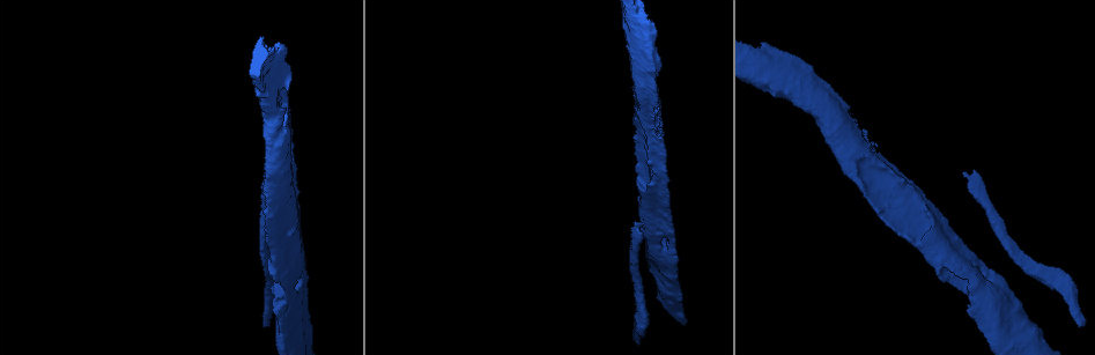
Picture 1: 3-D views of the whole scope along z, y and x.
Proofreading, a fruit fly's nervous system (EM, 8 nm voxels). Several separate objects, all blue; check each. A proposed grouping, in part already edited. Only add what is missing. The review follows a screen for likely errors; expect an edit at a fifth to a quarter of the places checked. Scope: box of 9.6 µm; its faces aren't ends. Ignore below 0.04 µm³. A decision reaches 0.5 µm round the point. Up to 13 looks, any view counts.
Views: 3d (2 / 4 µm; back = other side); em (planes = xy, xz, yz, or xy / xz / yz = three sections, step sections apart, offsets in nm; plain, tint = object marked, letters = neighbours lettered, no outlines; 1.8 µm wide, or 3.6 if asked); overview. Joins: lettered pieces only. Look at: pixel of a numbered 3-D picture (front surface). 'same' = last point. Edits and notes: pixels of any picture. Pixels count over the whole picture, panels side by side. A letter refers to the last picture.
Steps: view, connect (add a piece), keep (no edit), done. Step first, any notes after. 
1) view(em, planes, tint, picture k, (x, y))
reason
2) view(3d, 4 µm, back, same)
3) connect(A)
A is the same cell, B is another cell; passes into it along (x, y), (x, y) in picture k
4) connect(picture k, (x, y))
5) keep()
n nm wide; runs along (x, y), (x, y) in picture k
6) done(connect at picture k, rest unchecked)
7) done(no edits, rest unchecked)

view(em, planes, letters, picture 1, (1081, 326))

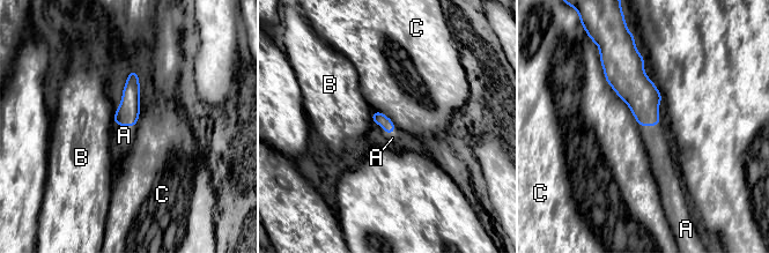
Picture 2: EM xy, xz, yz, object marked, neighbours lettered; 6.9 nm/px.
connect(A)
A is the same cell, B and C are other cells; it goes on there

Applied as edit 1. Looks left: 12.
view(overview)

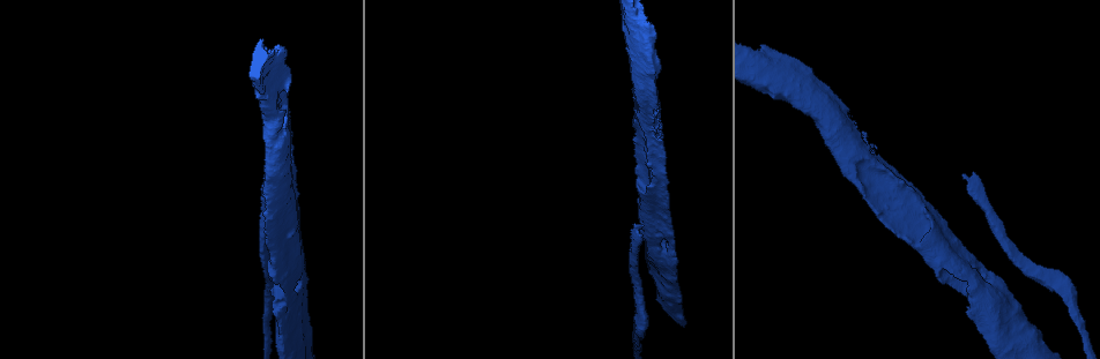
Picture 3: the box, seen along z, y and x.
view(3d, 4 µm, picture 3, (673, 249))
closes a loop

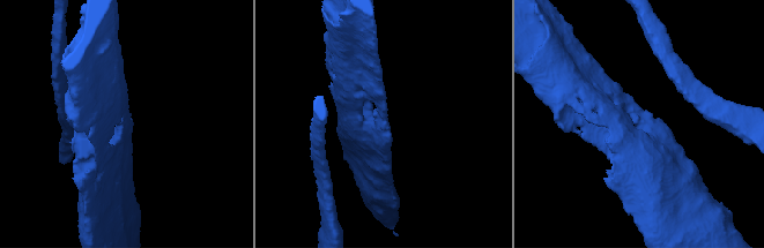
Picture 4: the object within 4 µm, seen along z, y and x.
view(em, xz, step 8, tint, picture 4, (643, 114))
need the tissue

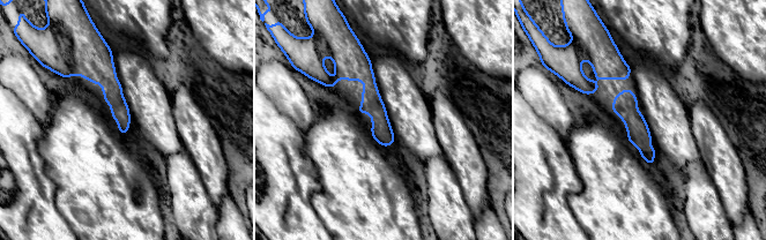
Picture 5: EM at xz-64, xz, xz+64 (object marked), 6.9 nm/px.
view(em, planes, letters, same)
another direction

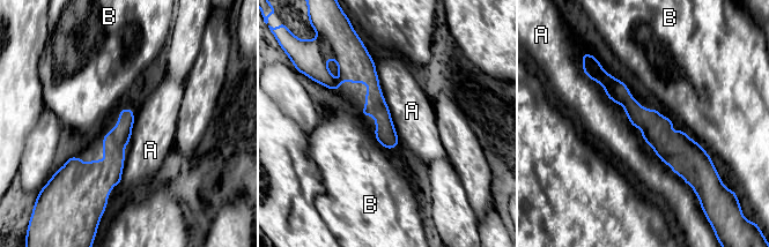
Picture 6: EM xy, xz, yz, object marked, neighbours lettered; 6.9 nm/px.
keep()
150 nm wide; A touches over 1100 nm; A and B are other cells; no lettered piece goes on from it

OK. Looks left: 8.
view(em, planes, letters, picture 3, (642, 225))
free end

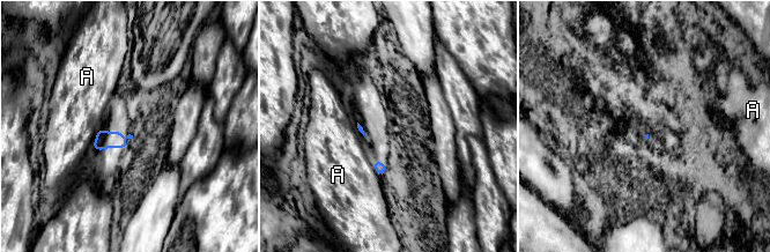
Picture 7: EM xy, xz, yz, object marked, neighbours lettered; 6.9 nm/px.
keep()
A touches over 170 nm; A is another cell; border along (102, 127), (91, 148) in picture 7; none of them fits

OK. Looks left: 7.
view(em, planes, letters, picture 3, (291, 131))
an open end

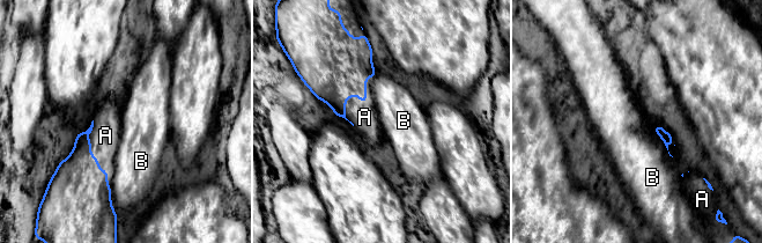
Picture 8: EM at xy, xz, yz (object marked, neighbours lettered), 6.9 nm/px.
connect(A)
A is the same cell, B is another cell; passes into it along (332, 71), (357, 95), (364, 117) in picture 8; the neuron continues

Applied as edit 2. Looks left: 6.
view(overview)
redraw

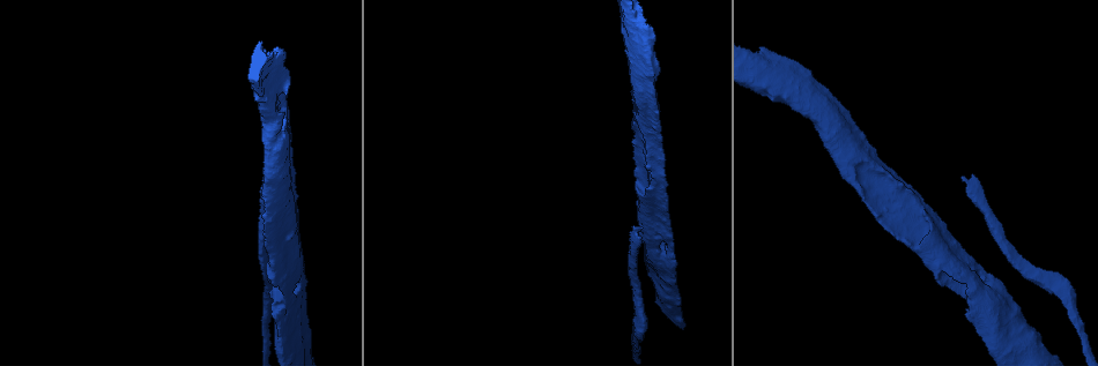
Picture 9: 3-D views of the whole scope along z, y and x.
view(3d, 2 µm, back, picture 9, (276, 57))
closes a loop

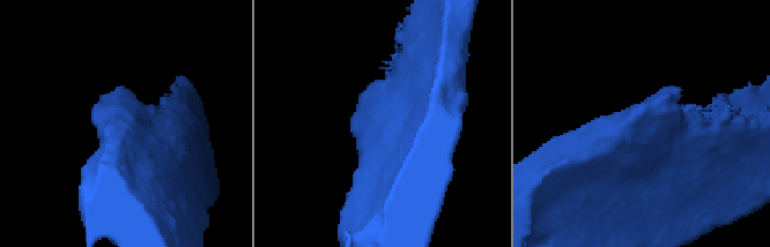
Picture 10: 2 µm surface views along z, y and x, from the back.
view(em, planes, letters, picture 10, (383, 103))
shape alone is not enough

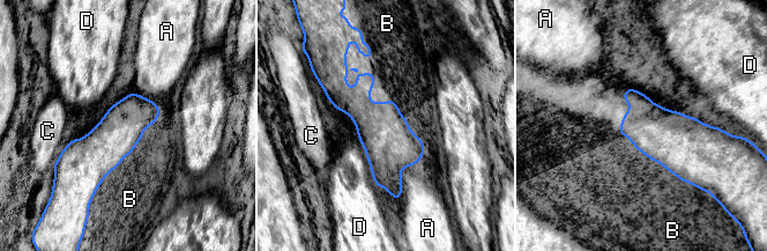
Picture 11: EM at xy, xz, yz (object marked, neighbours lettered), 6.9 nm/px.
connect(B)
300 nm wide; B is the same cell, A, C and D are other cells; the neuron continues

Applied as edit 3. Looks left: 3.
done(connect at picture 2, connect at picture 8, connect at picture 11, rest unchecked)

